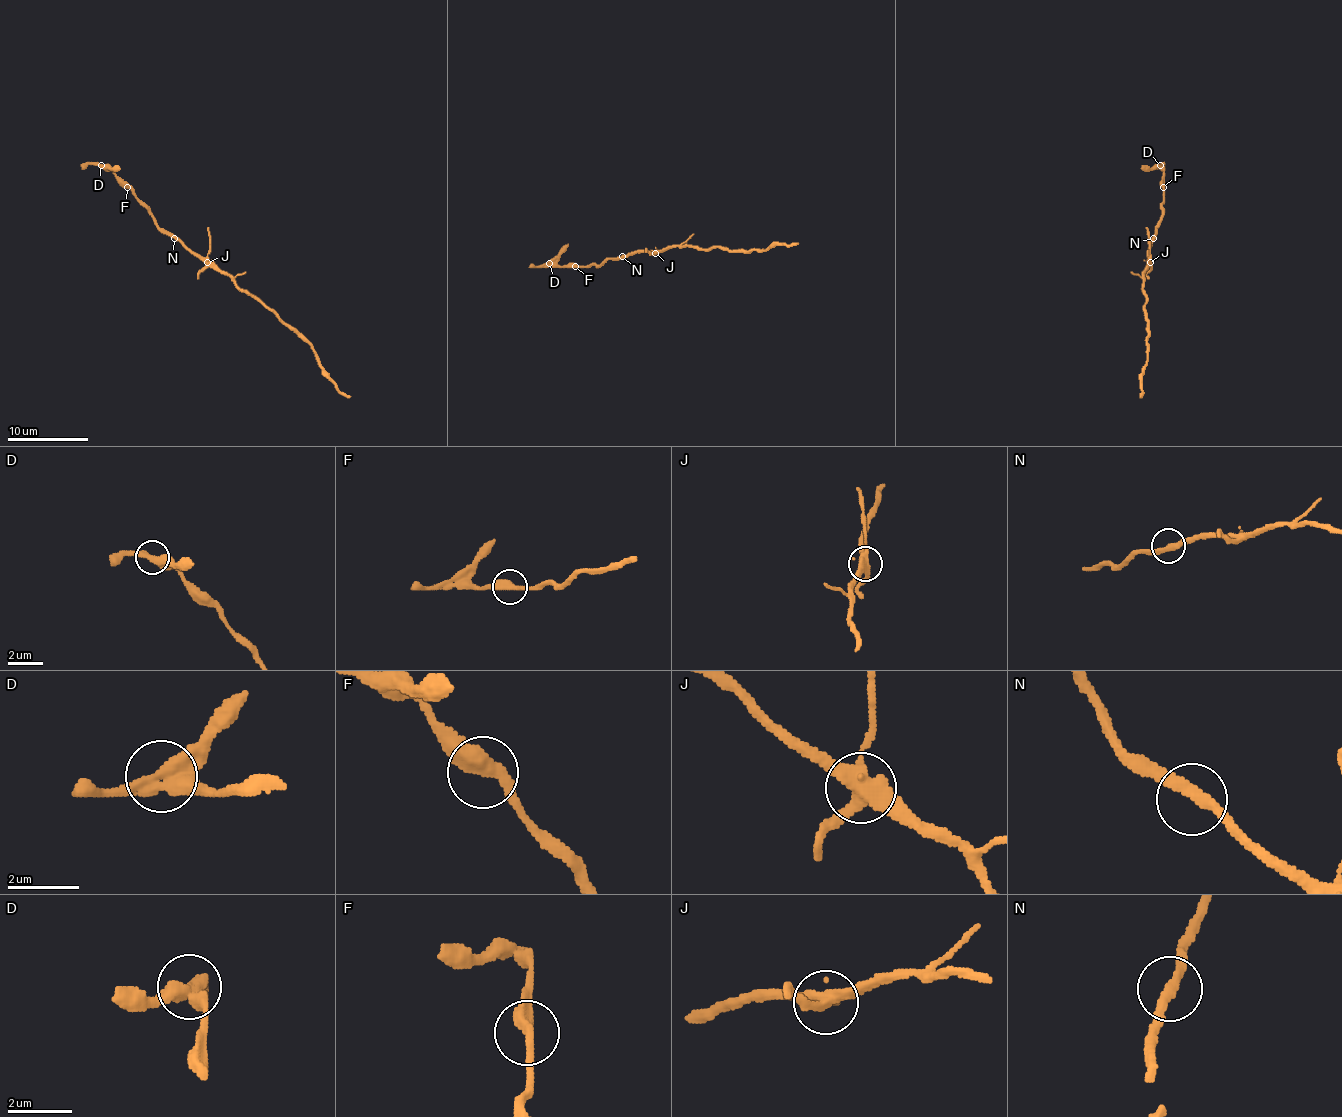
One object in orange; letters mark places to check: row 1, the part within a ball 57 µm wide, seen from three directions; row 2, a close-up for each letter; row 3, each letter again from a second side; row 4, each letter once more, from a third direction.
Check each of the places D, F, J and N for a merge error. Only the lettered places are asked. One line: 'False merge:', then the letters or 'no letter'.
False merge: D, J

